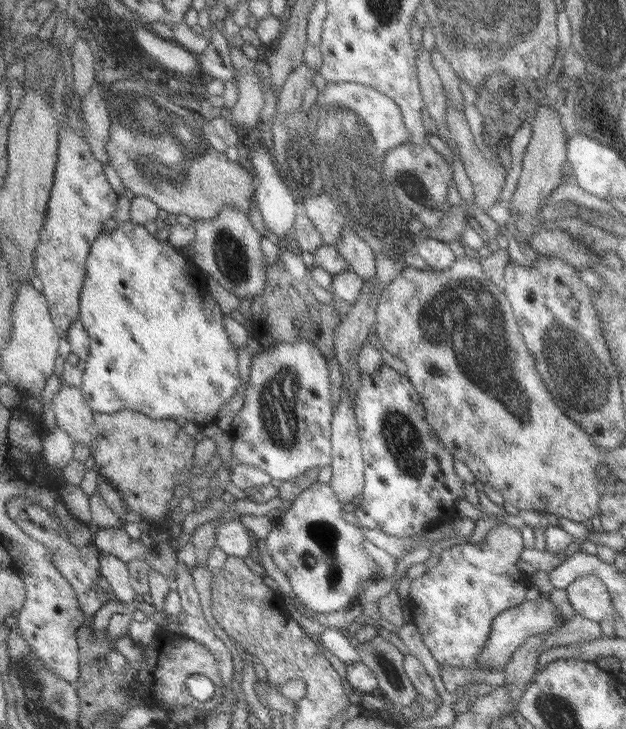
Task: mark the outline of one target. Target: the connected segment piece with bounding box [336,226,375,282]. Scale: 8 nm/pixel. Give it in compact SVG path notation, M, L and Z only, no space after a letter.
M343 226L340 233L336 251L347 263L348 270L355 273L362 282L373 279L375 264L372 250L350 228Z

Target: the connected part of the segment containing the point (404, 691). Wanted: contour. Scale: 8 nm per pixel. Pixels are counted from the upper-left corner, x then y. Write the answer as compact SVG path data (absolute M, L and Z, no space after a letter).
M376 635L371 641L359 643L355 650L359 661L375 674L376 687L383 691L385 699L397 708L419 702L420 698L402 670L404 657L395 646Z

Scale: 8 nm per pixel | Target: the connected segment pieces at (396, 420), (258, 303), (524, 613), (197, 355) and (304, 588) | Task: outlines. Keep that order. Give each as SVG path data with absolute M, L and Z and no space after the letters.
M383 364L371 372L360 373L354 398L354 416L358 439L362 446L364 485L361 502L353 511L361 527L375 529L397 538L424 532L430 524L440 526L458 516L455 502L464 499L464 482L453 470L453 457L438 441L423 418L419 396L405 375Z
M279 263L267 267L265 277L262 291L249 299L250 321L260 350L269 350L281 342L291 344L296 338L306 338L316 345L316 349L321 351L320 355L326 361L334 358L333 334L339 317L331 304L317 302L303 281L296 281Z
M536 596L534 600L524 599L518 606L503 610L503 613L497 614L497 617L491 622L489 637L487 643L481 651L481 655L475 659L474 664L485 670L497 670L503 668L505 663L509 662L511 654L529 637L549 633L555 625L562 623L559 612L555 609L549 599L543 599Z
M127 220L118 223L116 228L109 234L101 231L89 247L85 264L84 279L78 298L78 320L85 329L88 336L88 353L84 359L85 367L82 373L79 390L86 399L87 406L92 412L101 414L111 414L121 409L133 410L141 413L151 420L174 420L176 417L184 418L187 422L195 426L213 422L219 412L220 406L230 400L236 393L236 388L240 385L240 378L237 374L237 347L229 341L224 327L223 314L209 296L208 287L203 284L201 273L193 266L189 258L169 246L166 241L159 241L153 235L147 233L143 225L133 224Z
M318 479L313 484L310 484L307 488L300 491L300 494L295 497L295 500L292 500L291 507L287 511L283 511L283 518L281 522L276 526L272 526L272 530L267 533L267 536L262 539L264 544L265 552L268 554L268 557L272 560L272 563L283 571L283 574L286 576L292 593L294 594L297 601L313 614L328 614L331 612L336 612L345 606L348 606L356 597L356 586L365 579L370 580L373 578L374 566L375 563L371 560L369 556L363 551L362 540L364 536L362 535L362 530L360 527L355 527L350 523L347 523L341 517L341 506L336 499L336 496L333 494L331 487L328 483L323 483L322 480Z

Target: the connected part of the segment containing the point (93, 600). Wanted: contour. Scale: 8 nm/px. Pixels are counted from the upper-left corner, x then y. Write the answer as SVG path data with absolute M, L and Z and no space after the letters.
M14 498L6 501L7 518L11 519L31 540L38 542L40 549L47 550L52 554L54 567L59 571L63 578L71 585L75 593L77 609L83 614L83 618L91 618L103 604L107 602L106 593L97 585L98 574L98 557L96 550L91 542L88 542L81 548L76 548L66 538L62 528L52 518L52 514L39 506L31 504L30 500L24 498Z

